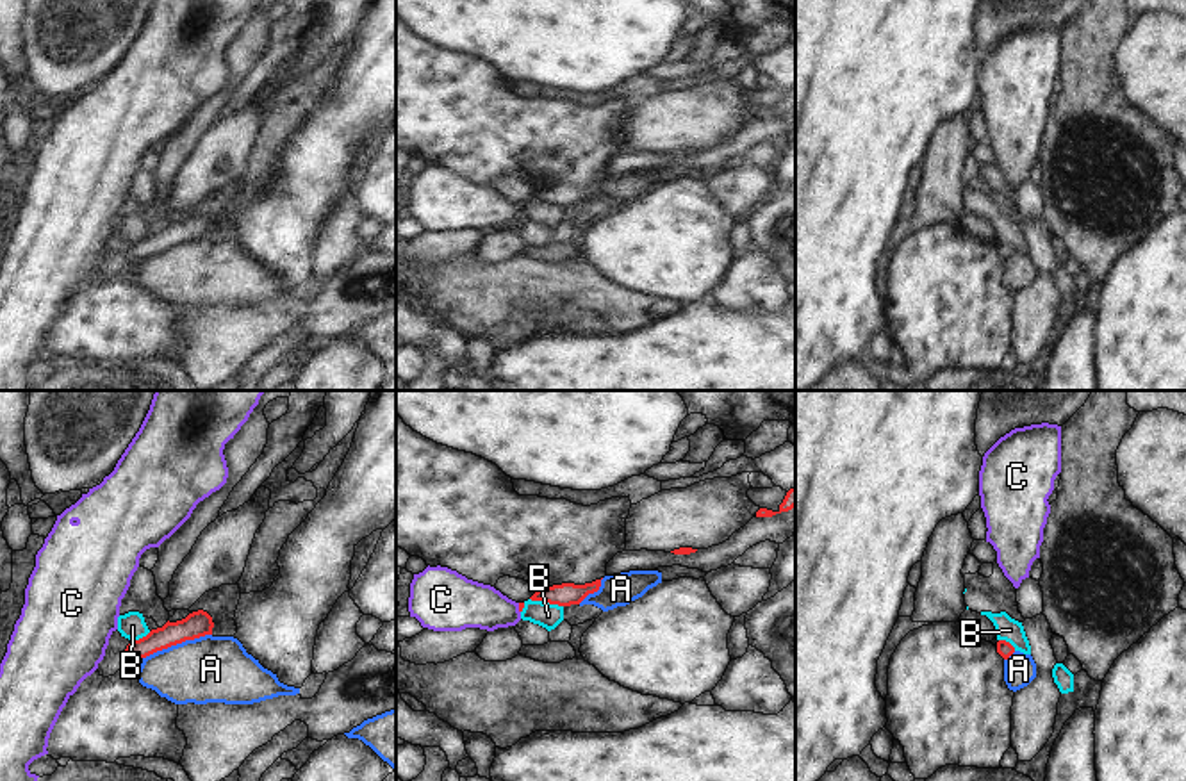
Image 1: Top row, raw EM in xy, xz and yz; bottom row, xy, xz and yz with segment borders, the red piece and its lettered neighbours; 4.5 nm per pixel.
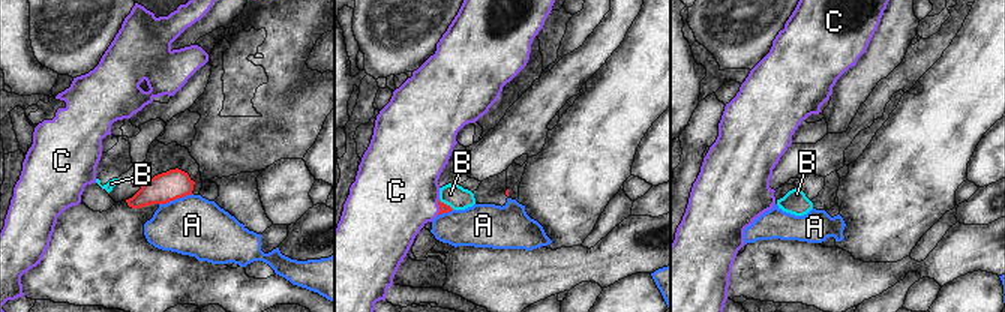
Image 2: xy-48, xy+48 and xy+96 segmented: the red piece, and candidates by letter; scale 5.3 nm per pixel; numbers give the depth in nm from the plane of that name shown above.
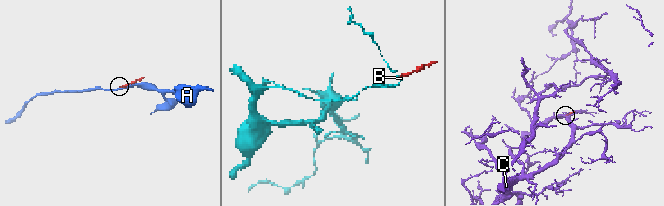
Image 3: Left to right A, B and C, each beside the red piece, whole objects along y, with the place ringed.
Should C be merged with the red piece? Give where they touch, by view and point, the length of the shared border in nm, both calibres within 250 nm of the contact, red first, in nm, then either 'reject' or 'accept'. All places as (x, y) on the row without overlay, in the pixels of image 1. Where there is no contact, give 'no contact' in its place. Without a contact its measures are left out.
meets red in xz at (519, 209); contact 50 nm long; 30 nm thick on the red side, 220 nm on the other; accept

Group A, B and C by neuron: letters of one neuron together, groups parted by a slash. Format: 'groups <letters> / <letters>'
groups A / B / C

